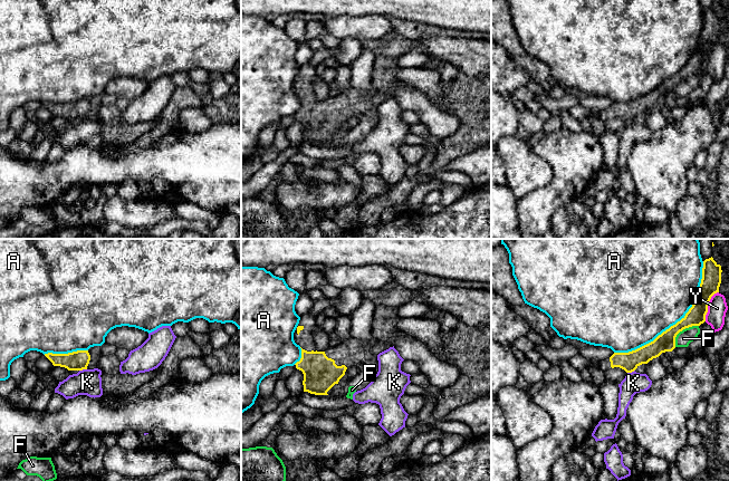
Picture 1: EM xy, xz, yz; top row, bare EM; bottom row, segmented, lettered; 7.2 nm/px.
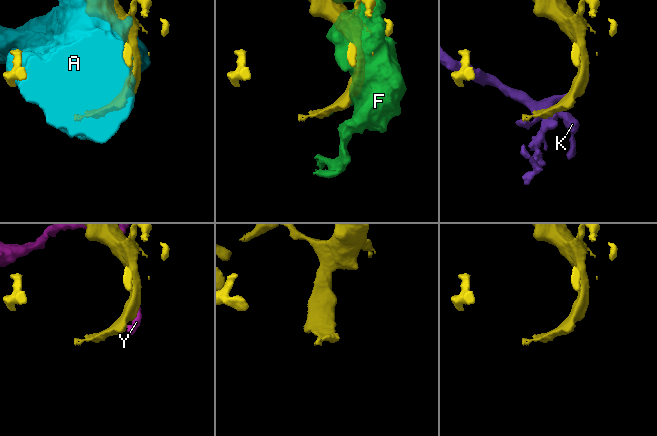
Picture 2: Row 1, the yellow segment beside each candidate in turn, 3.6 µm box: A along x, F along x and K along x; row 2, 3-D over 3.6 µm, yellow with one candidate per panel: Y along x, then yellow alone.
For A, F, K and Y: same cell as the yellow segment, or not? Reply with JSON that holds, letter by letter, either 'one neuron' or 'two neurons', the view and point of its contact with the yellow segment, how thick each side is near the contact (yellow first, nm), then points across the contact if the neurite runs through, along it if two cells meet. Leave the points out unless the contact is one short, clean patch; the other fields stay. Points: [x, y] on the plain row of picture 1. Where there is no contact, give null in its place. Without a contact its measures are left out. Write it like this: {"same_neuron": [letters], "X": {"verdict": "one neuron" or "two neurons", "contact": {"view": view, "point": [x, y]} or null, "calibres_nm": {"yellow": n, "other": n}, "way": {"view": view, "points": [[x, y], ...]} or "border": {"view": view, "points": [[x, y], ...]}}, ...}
{"same_neuron": [], "A": {"verdict": "two neurons", "contact": {"view": "yz", "point": [677, 73]}, "calibres_nm": {"yellow": 140, "other": 500}}, "F": {"verdict": "two neurons", "contact": {"view": "yz", "point": [681, 80]}, "calibres_nm": {"yellow": 140, "other": 110}}, "K": {"verdict": "two neurons", "contact": {"view": "xy", "point": [83, 118]}, "calibres_nm": {"yellow": 140, "other": 190}, "border": {"view": "xy", "points": [[86, 118], [79, 121]]}}, "Y": {"verdict": "two neurons", "contact": {"view": "yz", "point": [708, 55]}, "calibres_nm": {"yellow": 140, "other": 140}}}

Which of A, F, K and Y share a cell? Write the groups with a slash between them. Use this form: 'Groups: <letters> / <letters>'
Groups: A / F / K / Y

